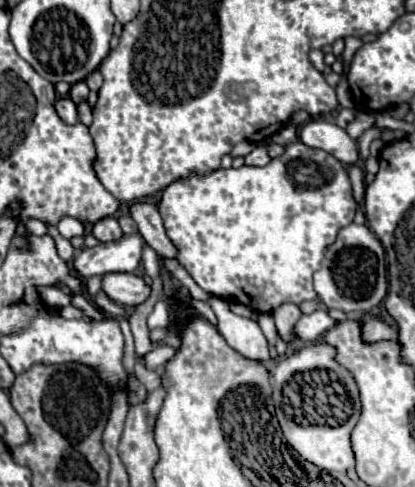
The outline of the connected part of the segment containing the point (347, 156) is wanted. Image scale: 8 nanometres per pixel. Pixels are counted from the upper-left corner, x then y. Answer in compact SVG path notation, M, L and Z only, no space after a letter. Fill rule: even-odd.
M308 120L300 132L298 138L310 146L320 148L328 154L334 154L342 164L356 164L358 162L358 144L352 140L340 126L328 120Z

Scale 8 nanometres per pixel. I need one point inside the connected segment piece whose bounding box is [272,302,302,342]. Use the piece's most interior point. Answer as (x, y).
(286, 314)

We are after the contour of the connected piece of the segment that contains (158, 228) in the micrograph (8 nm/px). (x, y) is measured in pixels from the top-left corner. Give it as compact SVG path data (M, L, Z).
M134 204L130 208L130 216L138 224L138 230L146 238L146 242L164 258L178 258L178 250L172 244L172 240L166 234L166 228L162 224L160 212L152 204Z

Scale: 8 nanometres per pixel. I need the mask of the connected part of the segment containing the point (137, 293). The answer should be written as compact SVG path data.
M106 274L102 290L122 306L138 306L150 298L152 288L136 274Z

